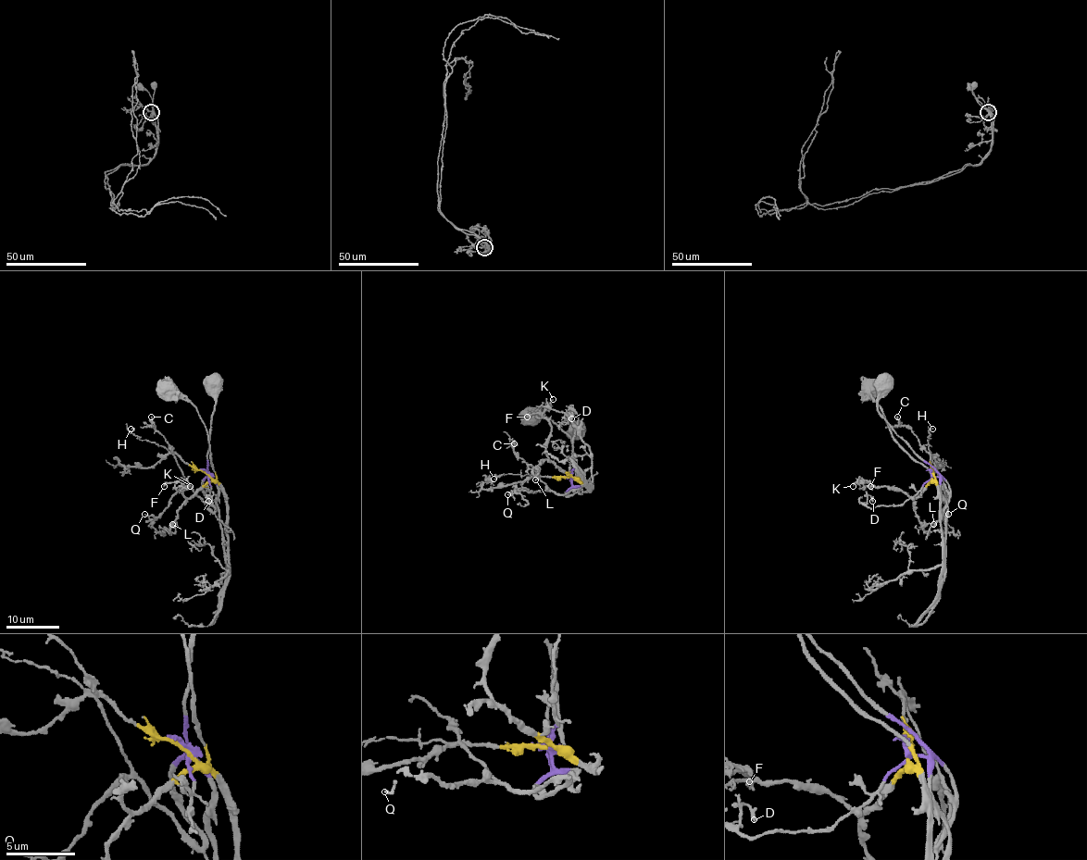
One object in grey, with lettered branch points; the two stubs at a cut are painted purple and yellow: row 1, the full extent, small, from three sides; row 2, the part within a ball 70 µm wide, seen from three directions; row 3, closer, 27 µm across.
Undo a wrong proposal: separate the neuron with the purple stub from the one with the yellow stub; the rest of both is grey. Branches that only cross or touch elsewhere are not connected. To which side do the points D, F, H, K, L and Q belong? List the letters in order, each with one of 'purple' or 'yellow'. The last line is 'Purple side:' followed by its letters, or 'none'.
D: purple
F: yellow
H: yellow
K: yellow
L: yellow
Q: purple
Purple side: D, Q

